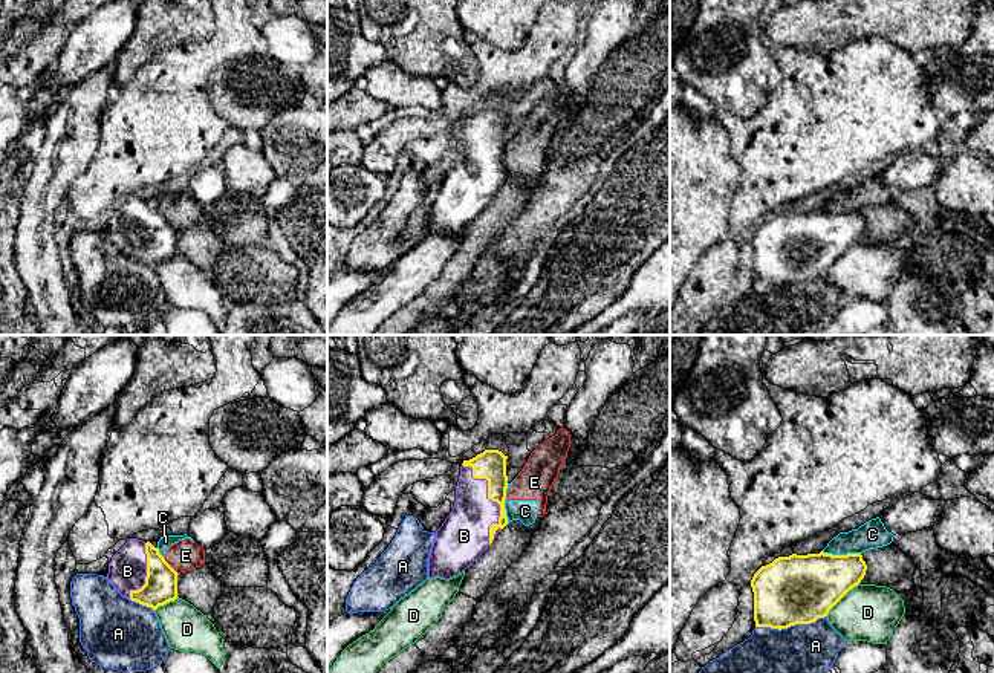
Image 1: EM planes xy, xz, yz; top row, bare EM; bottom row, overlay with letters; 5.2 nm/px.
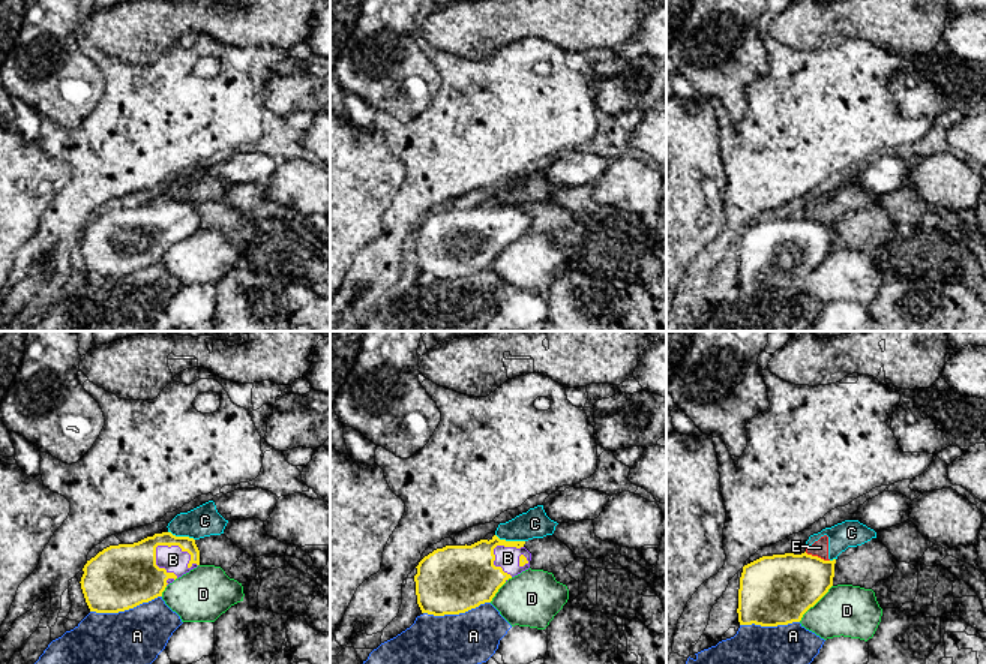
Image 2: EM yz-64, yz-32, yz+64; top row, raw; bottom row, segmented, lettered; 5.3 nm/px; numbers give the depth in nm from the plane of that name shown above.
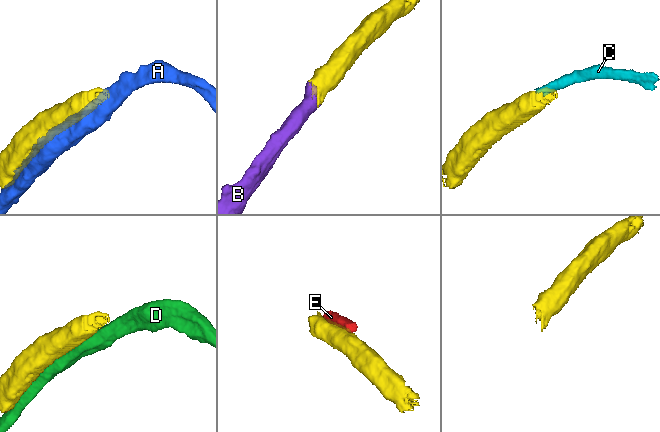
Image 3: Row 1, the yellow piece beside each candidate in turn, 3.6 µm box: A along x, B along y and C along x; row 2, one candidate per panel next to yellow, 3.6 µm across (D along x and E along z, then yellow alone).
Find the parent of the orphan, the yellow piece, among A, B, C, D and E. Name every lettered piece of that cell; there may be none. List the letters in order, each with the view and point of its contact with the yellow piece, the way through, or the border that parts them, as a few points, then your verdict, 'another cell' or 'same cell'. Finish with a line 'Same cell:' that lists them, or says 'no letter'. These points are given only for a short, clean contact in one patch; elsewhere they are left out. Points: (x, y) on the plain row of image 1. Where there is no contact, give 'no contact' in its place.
A: yz (791, 282) | another cell
B: xz (490, 156) | across xz (491, 121), (490, 156), (464, 193) | same cell
C: yz (841, 213) | along yz (821, 208), (860, 211) | another cell
D: yz (841, 254) | another cell
E: xy (170, 224) | another cell
Same cell: B

